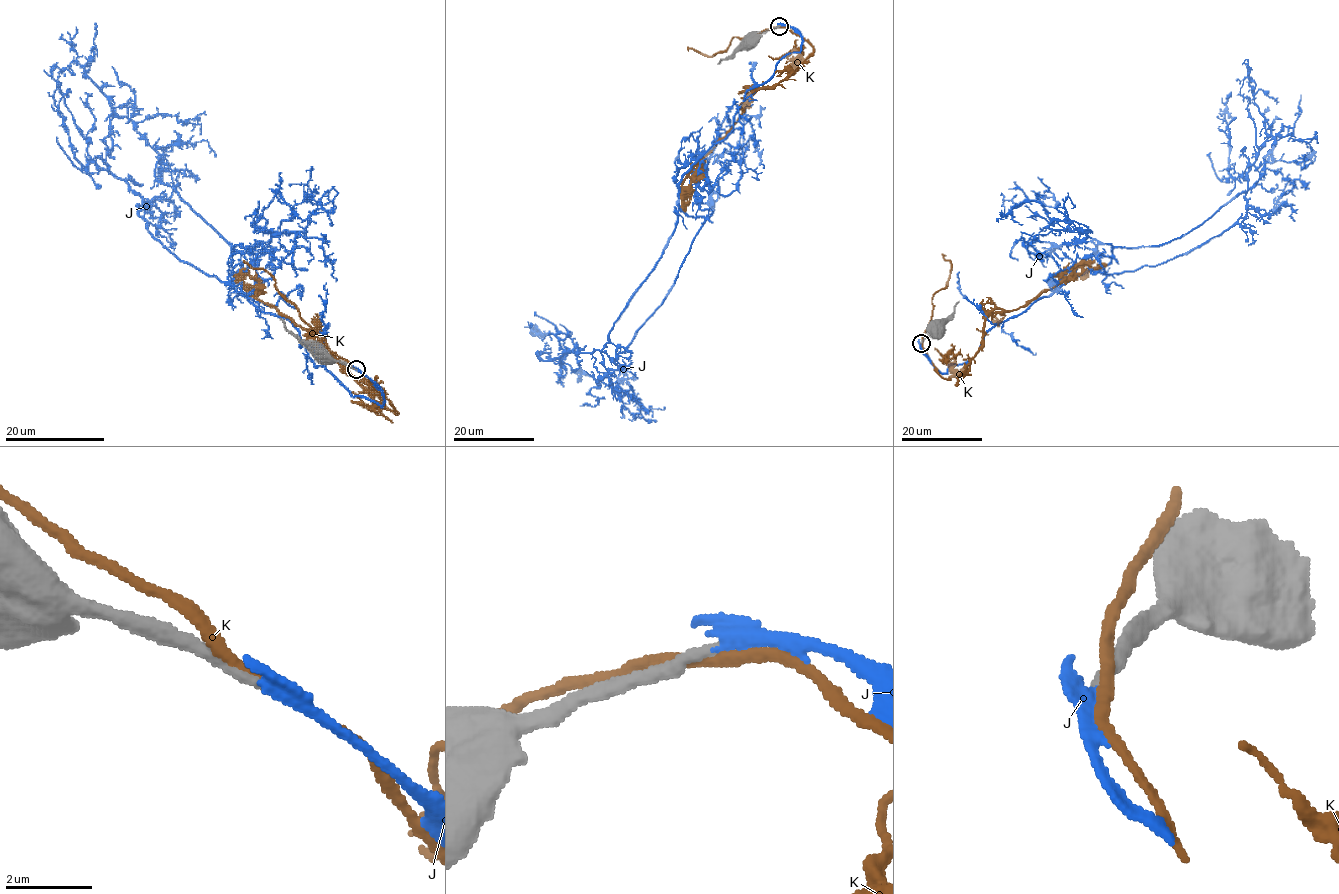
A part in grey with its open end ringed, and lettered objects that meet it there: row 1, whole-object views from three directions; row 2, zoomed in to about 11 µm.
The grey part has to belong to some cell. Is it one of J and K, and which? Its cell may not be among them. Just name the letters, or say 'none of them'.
J

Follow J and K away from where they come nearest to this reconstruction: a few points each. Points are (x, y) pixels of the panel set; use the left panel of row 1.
J: (355, 369), (381, 406), (233, 286), (264, 253), (238, 252), (155, 177), (158, 153), (85, 71), (96, 28)
K: (352, 367), (396, 414), (355, 380), (317, 332), (296, 326), (259, 301), (238, 278), (240, 273)

